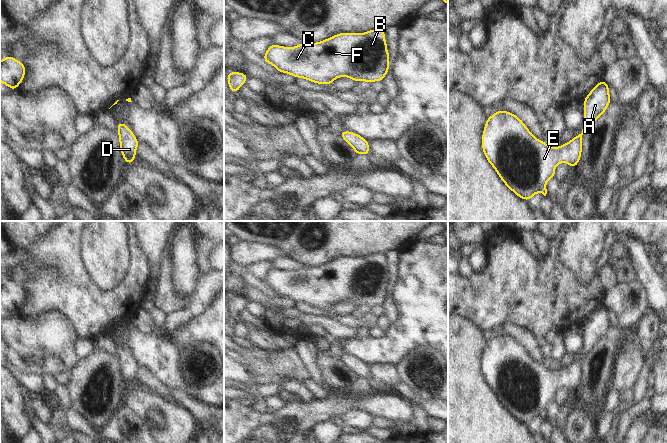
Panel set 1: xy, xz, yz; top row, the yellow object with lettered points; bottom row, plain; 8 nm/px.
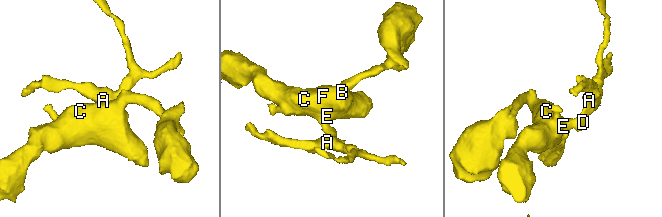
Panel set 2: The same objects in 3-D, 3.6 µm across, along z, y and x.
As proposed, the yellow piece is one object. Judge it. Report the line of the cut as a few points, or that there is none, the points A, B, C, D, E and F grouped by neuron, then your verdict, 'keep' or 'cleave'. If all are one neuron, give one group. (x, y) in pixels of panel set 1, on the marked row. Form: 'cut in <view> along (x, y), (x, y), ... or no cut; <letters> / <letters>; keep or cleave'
no cut; A B C D E F; keep

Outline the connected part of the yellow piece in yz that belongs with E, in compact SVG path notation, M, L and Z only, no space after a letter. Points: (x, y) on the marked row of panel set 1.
M601 80L586 96L584 101L584 123L582 131L569 142L559 147L551 147L532 135L524 122L515 114L505 110L496 111L487 118L482 133L482 150L488 163L492 165L504 184L519 198L529 201L536 193L547 194L546 184L555 177L555 168L565 162L573 168L580 161L582 138L608 108L611 100L609 85Z

